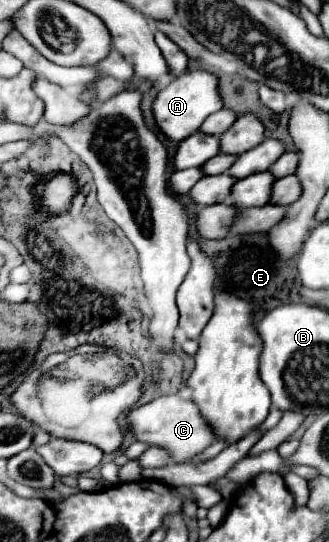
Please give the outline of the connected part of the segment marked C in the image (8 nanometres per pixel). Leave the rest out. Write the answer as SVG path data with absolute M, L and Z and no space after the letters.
M163 395L147 405L133 409L129 413L129 425L139 441L167 449L170 460L174 463L188 462L197 454L203 453L217 439L211 425L199 413L199 407L191 399L183 399L179 395Z

